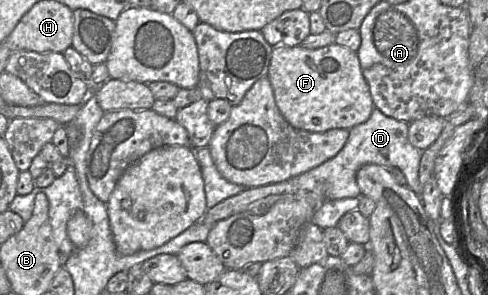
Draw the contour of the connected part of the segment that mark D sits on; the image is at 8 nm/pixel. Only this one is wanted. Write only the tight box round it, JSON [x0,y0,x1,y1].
[293,108,424,200]

